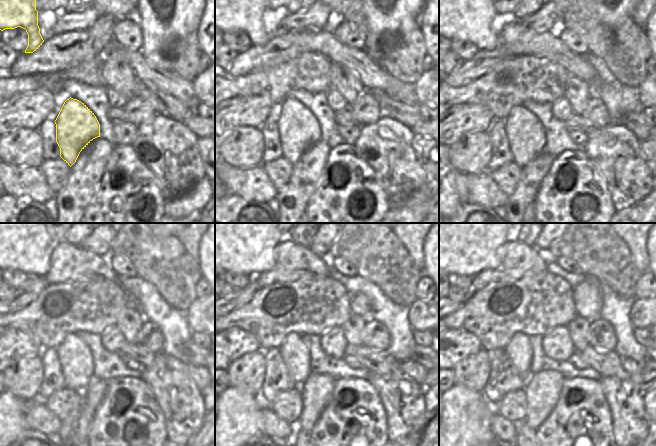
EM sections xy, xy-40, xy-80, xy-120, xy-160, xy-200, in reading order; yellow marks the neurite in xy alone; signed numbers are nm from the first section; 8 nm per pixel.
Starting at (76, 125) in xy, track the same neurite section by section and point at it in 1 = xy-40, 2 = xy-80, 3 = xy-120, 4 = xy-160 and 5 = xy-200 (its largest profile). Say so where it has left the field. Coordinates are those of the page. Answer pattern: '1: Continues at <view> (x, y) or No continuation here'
1: Continues at xy-40 (299, 129)
2: Continues at xy-80 (526, 137)
3: Continues at xy-120 (75, 356)
4: Continues at xy-160 (294, 351)
5: Continues at xy-200 (519, 350)

